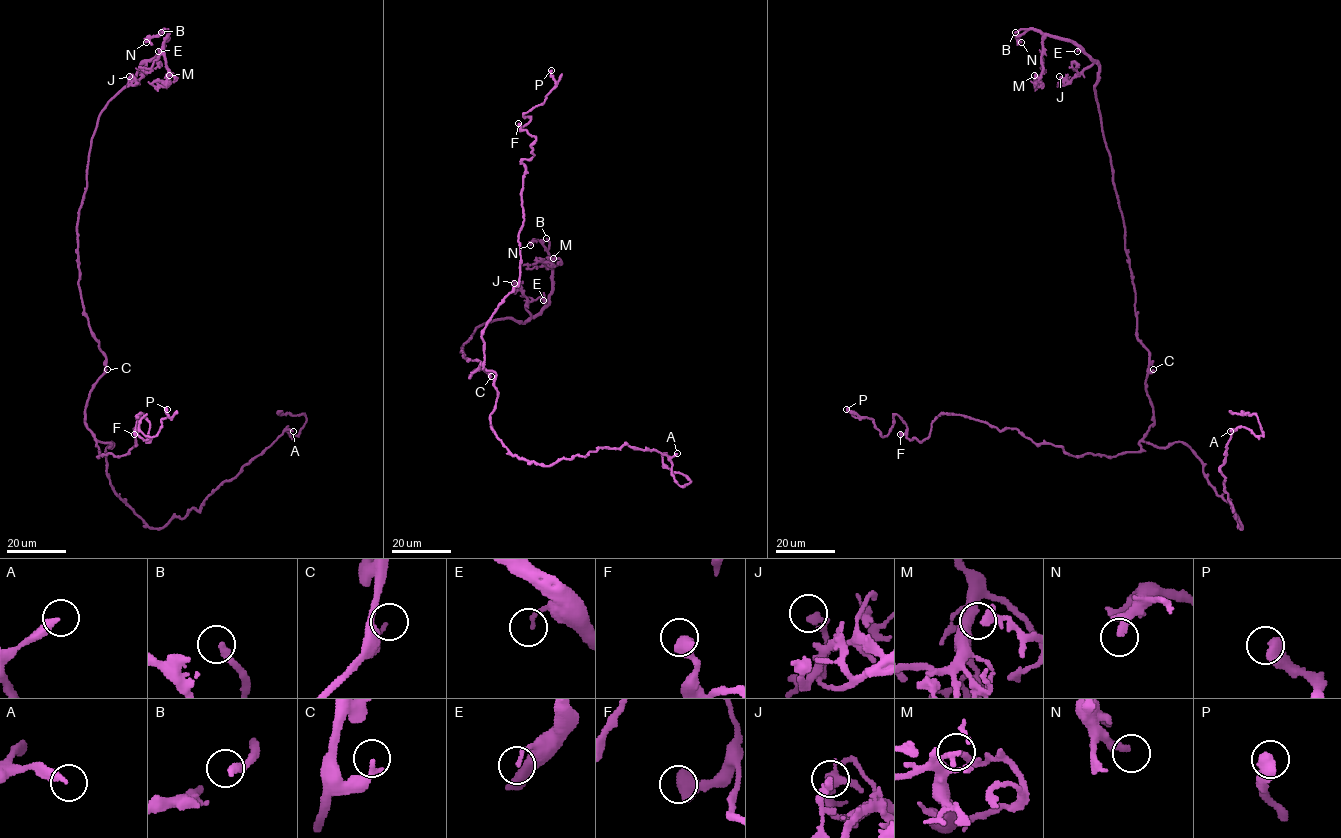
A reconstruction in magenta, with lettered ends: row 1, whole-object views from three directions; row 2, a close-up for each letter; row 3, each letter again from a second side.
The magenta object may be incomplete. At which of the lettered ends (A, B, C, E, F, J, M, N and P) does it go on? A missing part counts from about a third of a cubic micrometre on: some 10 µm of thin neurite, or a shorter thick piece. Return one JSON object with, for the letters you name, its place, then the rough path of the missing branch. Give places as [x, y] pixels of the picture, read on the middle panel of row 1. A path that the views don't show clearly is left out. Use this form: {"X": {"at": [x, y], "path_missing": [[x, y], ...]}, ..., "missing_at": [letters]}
{"B": {"at": [546, 238], "path_missing": [[546, 238], [559, 225], [596, 163], [595, 154]]}, "missing_at": ["B"]}

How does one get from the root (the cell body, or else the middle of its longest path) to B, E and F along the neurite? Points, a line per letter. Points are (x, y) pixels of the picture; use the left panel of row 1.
B: (90, 394), (106, 360), (79, 285), (78, 213), (90, 141), (105, 106), (164, 47), (167, 32), (161, 32)
E: (90, 394), (106, 360), (89, 325), (79, 285), (78, 213), (87, 185), (90, 141), (105, 106), (158, 51)
F: (90, 394), (85, 424), (97, 456), (126, 455), (136, 444), (140, 414), (151, 438), (134, 434)

